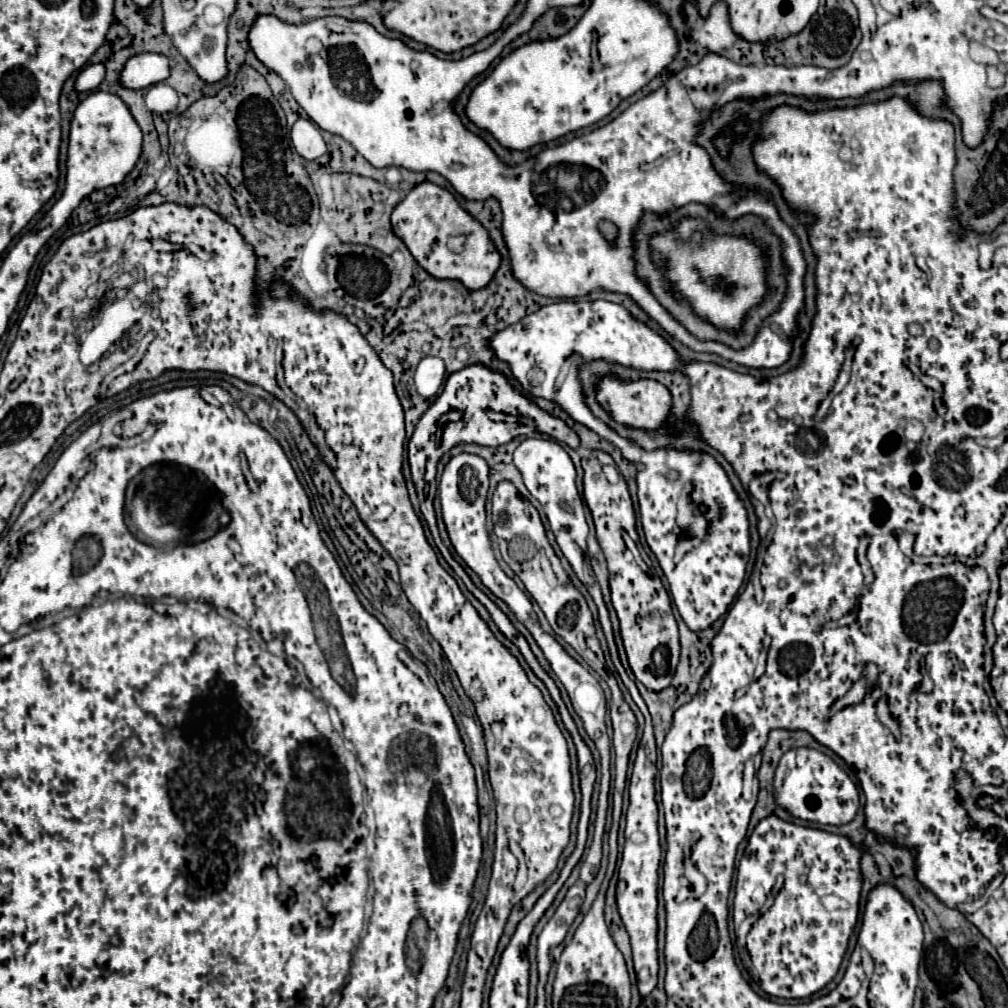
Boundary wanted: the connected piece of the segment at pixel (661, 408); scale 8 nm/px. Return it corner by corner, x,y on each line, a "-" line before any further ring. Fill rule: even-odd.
603,379
599,385
597,397
607,401
609,411
613,413
613,417
619,423
641,427
641,429
655,429
655,427
665,425
665,417
671,407
671,395
669,395
667,387
661,387
657,381
651,381
651,379
641,379
637,383
635,381
623,383
617,379
-
605,381
611,381
611,383
605,383
-
613,385
621,385
621,387
613,387

